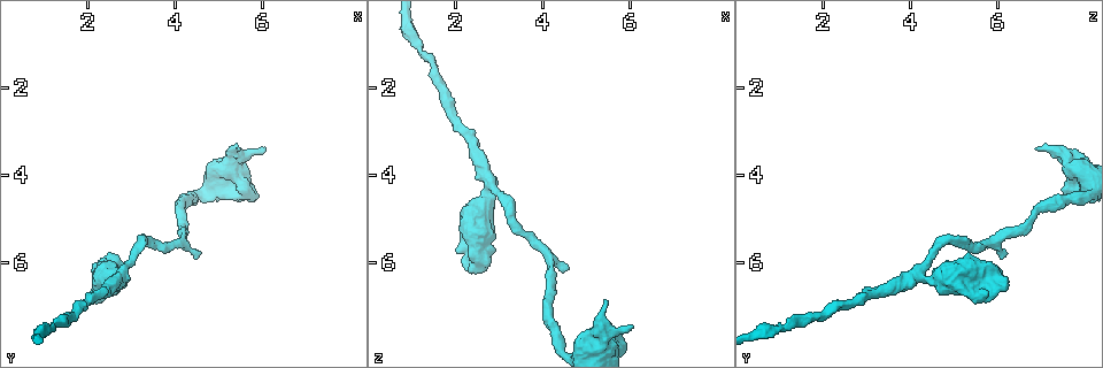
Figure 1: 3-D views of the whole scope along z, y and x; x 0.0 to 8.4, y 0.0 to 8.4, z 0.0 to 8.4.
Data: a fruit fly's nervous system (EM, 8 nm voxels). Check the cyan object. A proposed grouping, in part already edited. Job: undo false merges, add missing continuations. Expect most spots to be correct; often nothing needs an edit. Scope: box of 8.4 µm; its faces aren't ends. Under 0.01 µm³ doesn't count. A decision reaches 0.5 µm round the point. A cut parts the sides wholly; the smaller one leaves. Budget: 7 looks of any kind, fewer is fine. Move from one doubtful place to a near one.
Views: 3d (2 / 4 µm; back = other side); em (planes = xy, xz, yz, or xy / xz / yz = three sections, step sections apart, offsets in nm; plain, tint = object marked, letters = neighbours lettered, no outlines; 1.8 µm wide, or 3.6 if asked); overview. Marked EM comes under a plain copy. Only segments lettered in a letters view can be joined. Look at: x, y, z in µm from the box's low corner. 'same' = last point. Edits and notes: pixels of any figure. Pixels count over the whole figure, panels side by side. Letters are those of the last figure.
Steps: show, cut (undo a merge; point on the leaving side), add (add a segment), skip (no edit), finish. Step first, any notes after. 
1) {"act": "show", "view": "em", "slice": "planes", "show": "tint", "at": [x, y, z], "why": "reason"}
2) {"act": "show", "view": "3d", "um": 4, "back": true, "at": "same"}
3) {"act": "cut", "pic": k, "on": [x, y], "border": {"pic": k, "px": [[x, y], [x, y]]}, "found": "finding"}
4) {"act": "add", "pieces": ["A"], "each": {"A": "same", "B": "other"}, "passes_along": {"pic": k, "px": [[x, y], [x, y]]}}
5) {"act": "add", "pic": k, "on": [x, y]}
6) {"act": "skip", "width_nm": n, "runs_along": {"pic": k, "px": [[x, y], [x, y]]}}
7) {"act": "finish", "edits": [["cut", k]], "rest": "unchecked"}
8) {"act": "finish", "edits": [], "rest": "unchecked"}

{"act": "show", "view": "em", "slice": "planes", "show": "letters", "at": [2.10, 6.70, 5.85], "why": "an open end"}

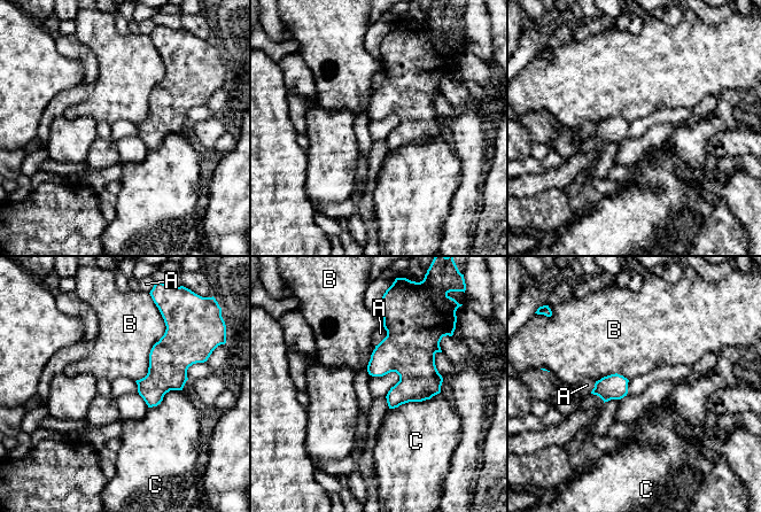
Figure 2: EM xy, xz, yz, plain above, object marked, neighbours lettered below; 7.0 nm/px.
{"act": "skip", "each": {"A": "other", "B": "other", "C": "other"}, "border": {"pic": 2, "px": [[162, 316], [165, 332], [136, 381]]}, "found": "no lettered segment goes on from it"}

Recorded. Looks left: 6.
{"act": "show", "view": "em", "um": 3.6, "slice": "xy", "step": 8, "show": "tint", "at": [2.80, 6.15, 4.15], "why": "two arms in line, one across"}

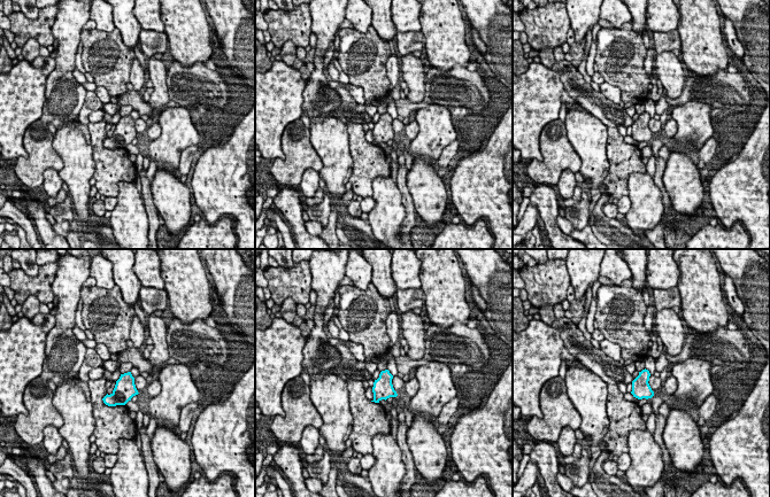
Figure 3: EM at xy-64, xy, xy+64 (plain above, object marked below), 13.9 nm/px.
{"act": "show", "view": "em", "um": 3.6, "slice": "xy", "step": 8, "show": "letters", "at": "same"}

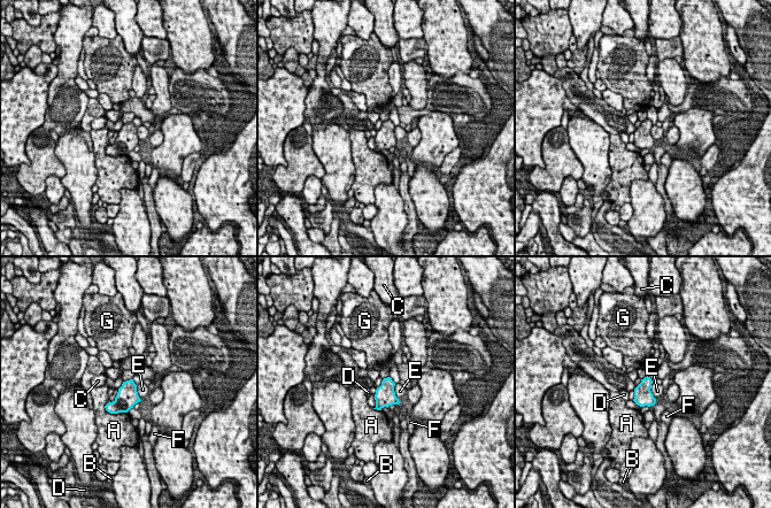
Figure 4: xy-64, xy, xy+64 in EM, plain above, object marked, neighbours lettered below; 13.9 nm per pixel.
{"act": "skip", "each": {"A": "other", "B": "other", "C": "other", "D": "other", "E": "other", "F": "other", "G": "other"}, "border": {"pic": 4, "px": [[394, 384], [394, 394], [399, 401]]}, "found": "continuous, no second cell"}

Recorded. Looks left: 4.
{"act": "show", "view": "em", "um": 3.6, "slice": "planes", "show": "letters", "at": [5.40, 3.35, 6.85], "why": "branch stops here"}

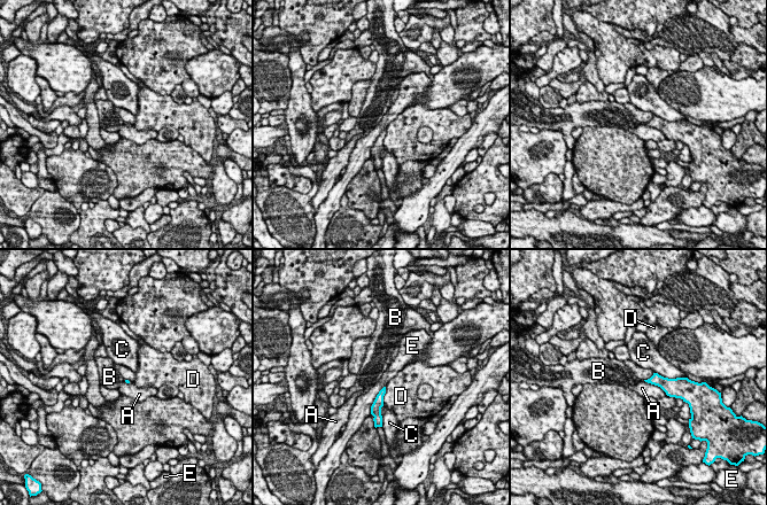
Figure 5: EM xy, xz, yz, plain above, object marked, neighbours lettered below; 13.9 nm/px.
{"act": "skip", "each": {"A": "other", "B": "other", "C": "other", "D": "other", "E": "other"}, "border": {"pic": 5, "px": [[385, 386], [377, 395], [370, 413]]}, "found": "no lettered segment goes on from it"}

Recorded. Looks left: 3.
{"act": "finish", "edits": [], "rest": "unchecked"}

